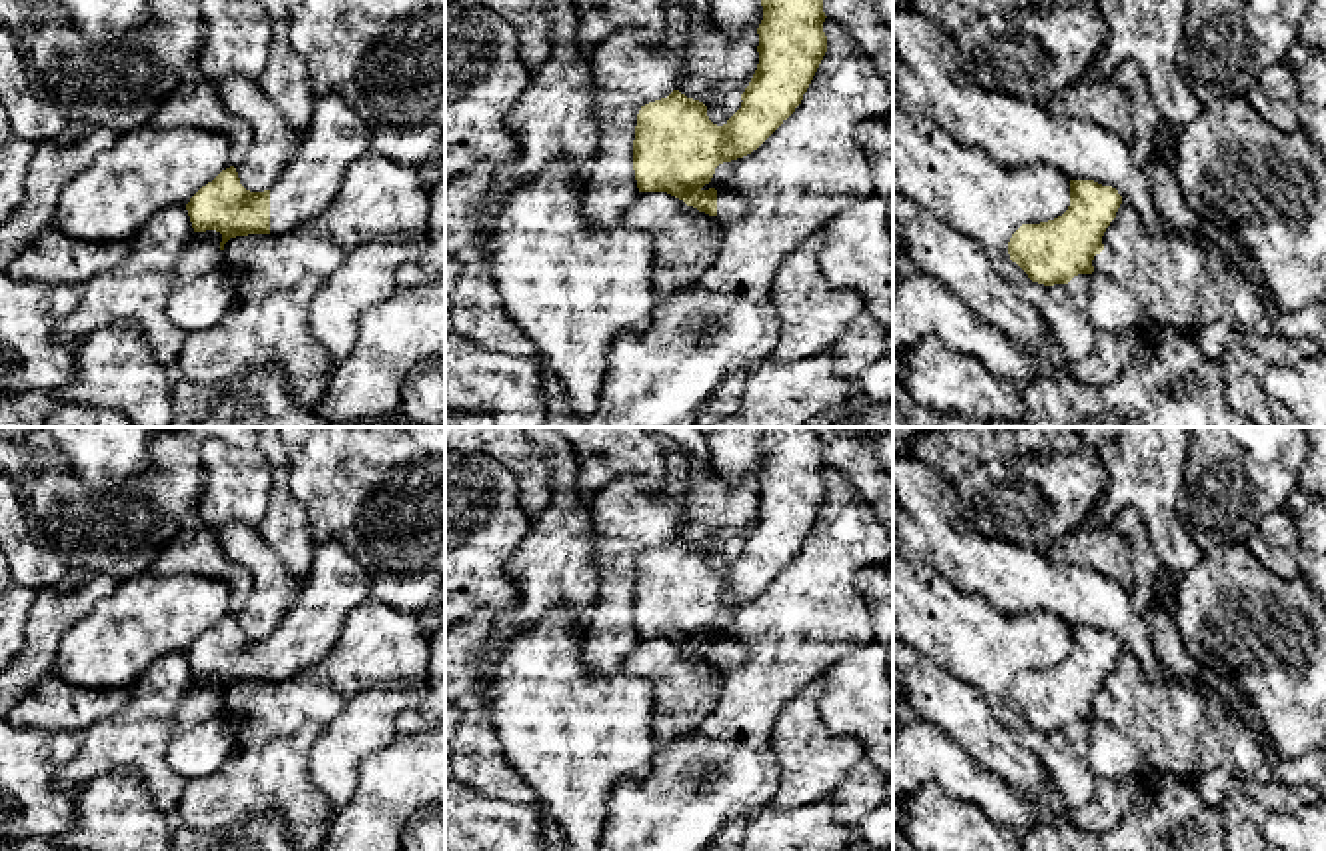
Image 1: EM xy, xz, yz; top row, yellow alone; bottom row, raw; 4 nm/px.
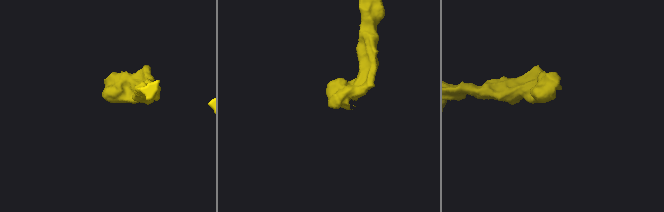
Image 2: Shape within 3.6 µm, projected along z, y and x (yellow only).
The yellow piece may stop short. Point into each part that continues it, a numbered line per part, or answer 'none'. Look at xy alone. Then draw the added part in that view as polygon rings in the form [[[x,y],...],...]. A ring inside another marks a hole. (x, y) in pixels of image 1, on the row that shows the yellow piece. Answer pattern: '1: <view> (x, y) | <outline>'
1: xy (336, 136) | [[[337,94],[316,100],[306,136],[270,188],[270,234],[294,232],[318,216],[335,200],[351,164],[367,152],[371,152],[371,138],[355,110]]]

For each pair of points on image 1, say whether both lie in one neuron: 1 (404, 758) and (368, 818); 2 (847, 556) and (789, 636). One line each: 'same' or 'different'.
1: same
2: same

